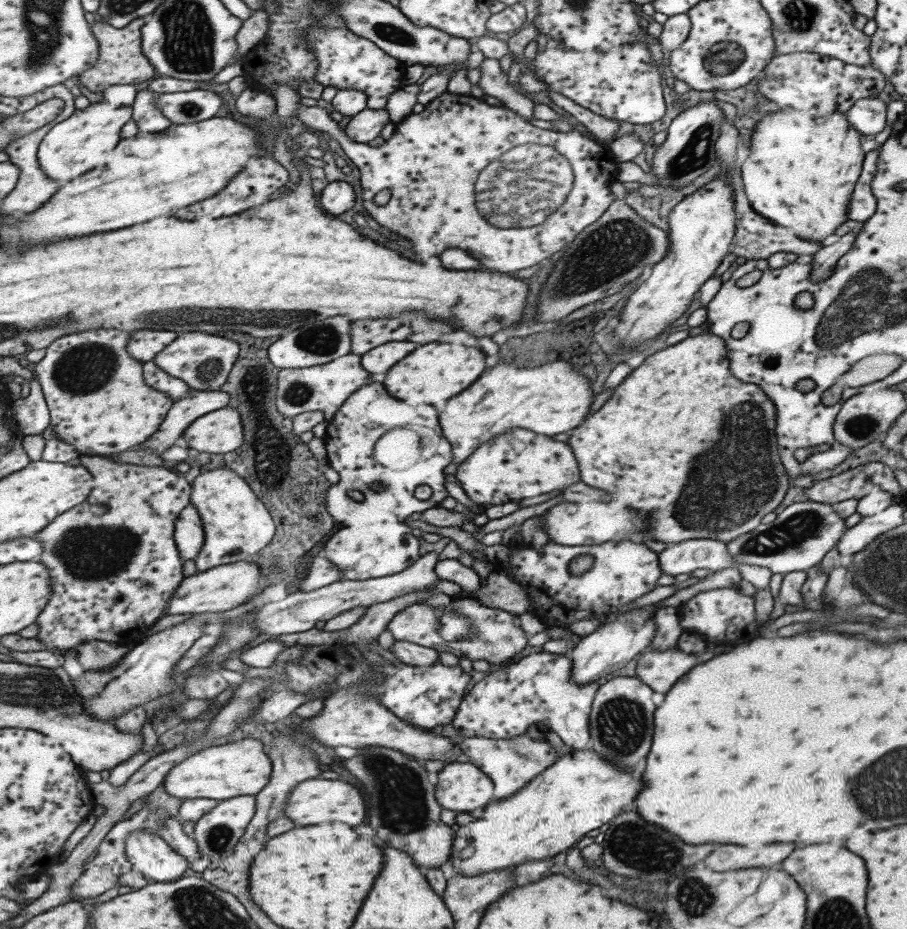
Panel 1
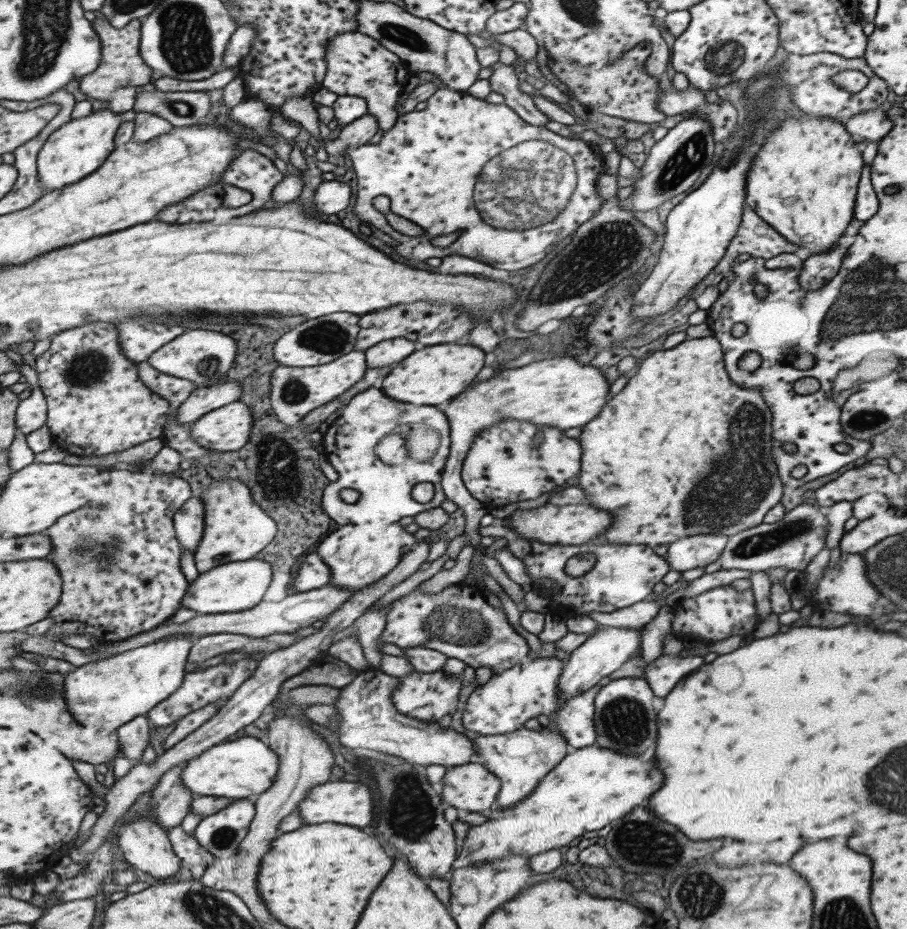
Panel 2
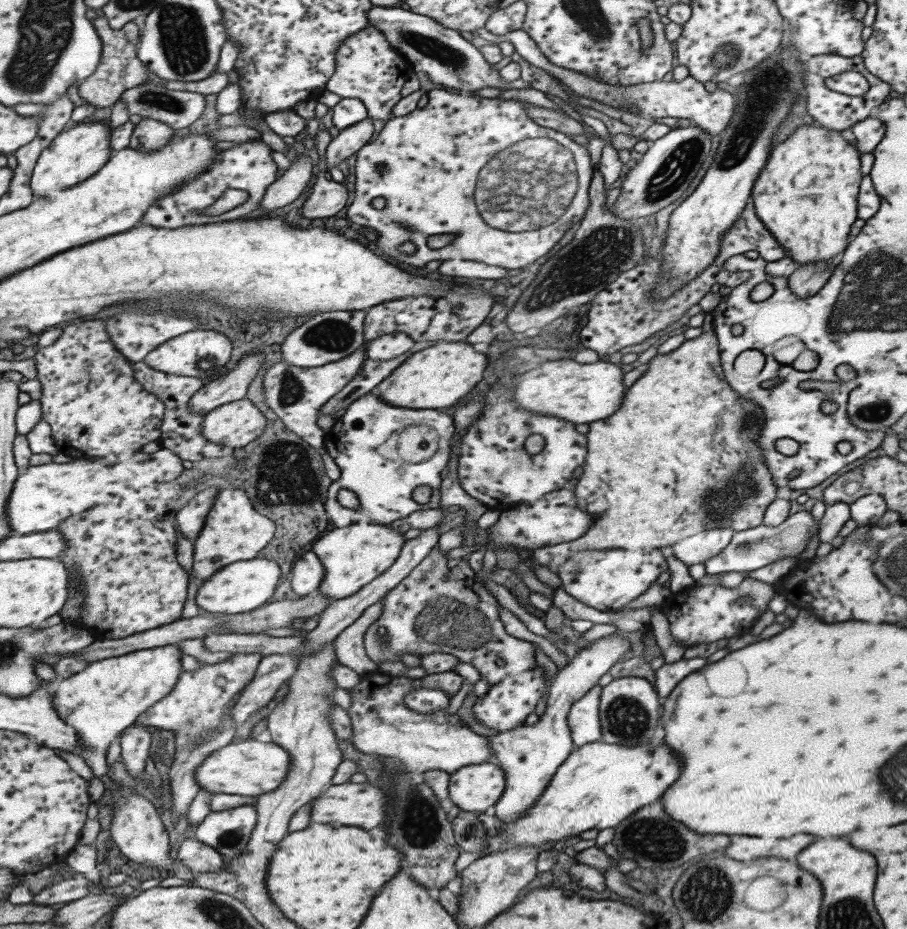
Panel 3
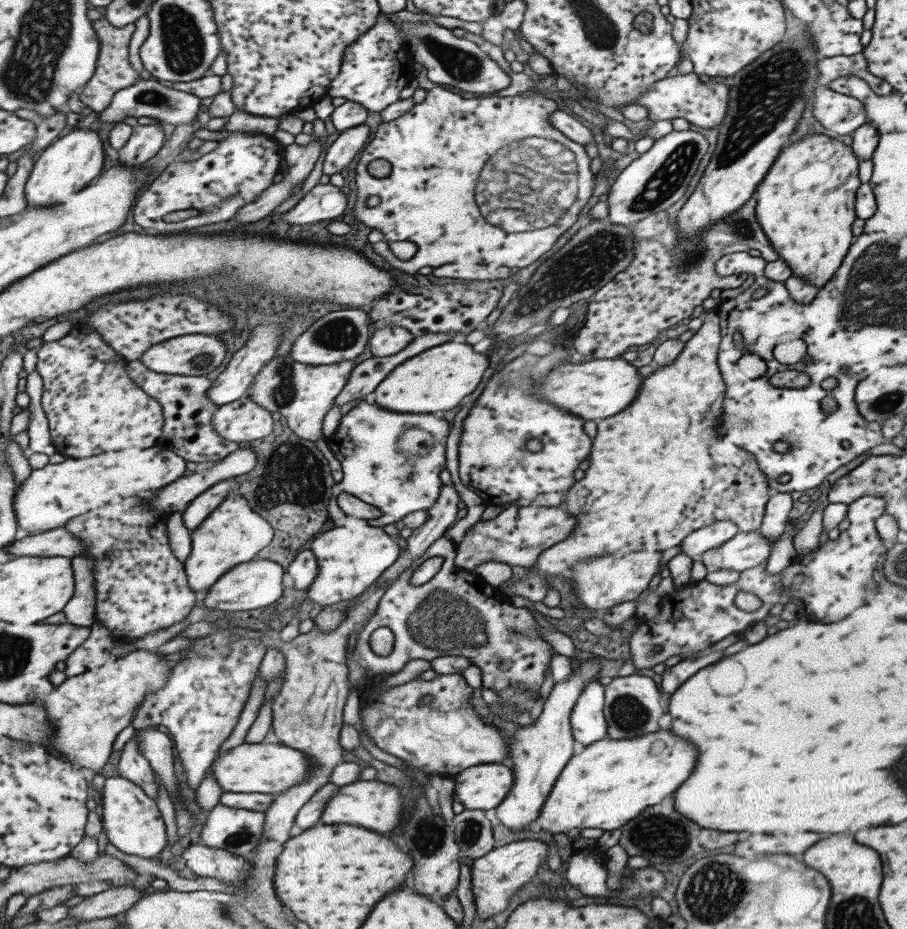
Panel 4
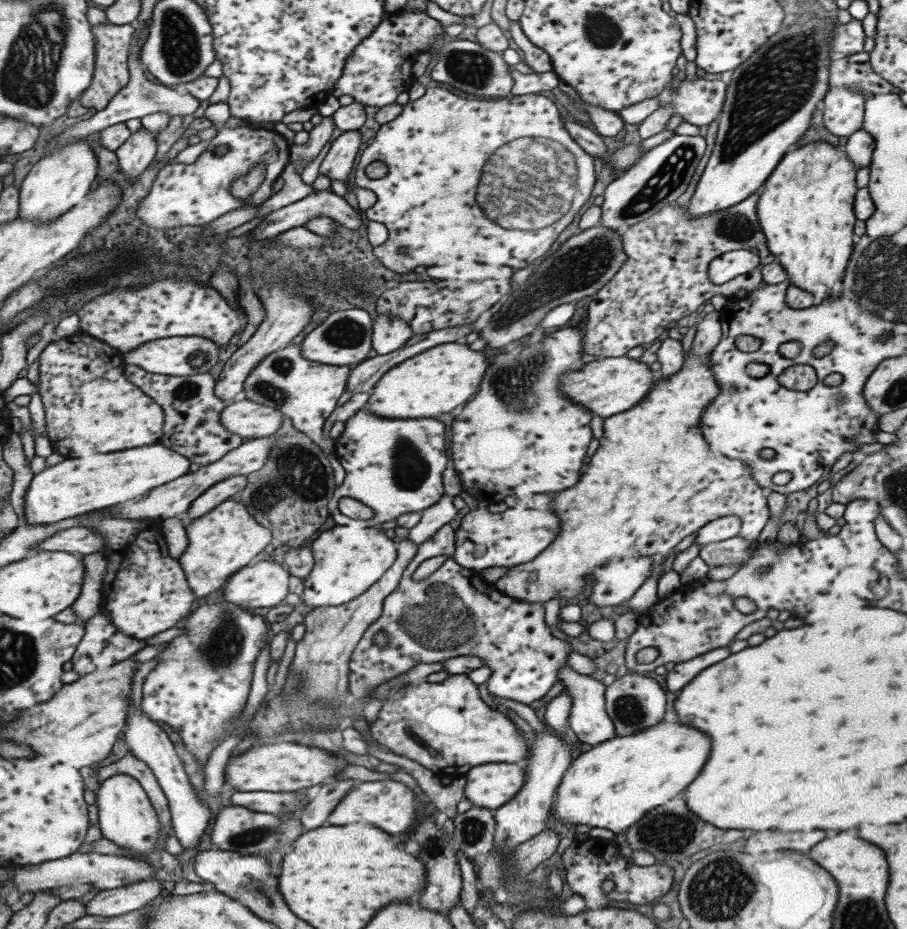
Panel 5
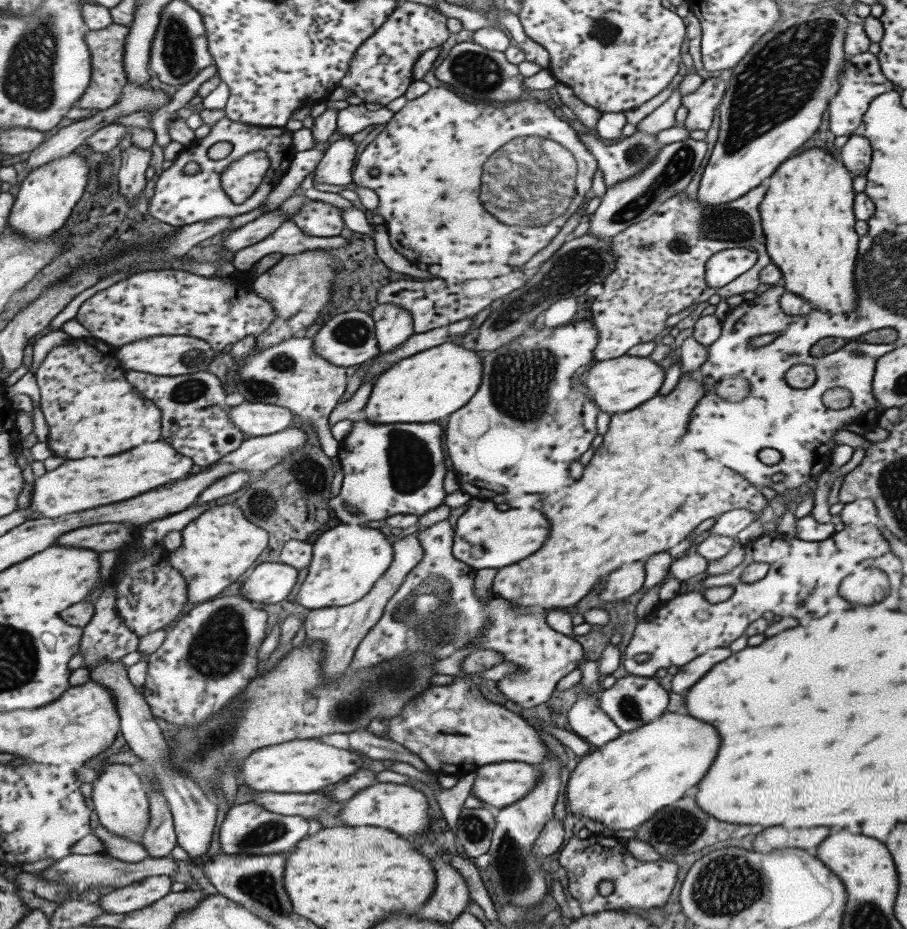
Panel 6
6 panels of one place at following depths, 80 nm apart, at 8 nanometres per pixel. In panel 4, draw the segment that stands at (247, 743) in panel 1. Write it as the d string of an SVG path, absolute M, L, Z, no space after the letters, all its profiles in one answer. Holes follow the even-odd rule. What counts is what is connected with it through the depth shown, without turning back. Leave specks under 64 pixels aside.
M243 742L217 755L208 767L222 792L260 792L261 794L280 793L292 787L306 777L309 769L310 762L302 752L279 742L275 744Z

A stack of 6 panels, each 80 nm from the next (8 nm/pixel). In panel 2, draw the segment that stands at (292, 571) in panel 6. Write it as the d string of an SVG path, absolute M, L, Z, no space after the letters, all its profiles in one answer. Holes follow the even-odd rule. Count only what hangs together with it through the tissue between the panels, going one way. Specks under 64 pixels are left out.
M249 559L214 566L199 574L185 590L180 607L195 611L196 614L220 614L249 610L262 601L271 582L271 565L259 560Z

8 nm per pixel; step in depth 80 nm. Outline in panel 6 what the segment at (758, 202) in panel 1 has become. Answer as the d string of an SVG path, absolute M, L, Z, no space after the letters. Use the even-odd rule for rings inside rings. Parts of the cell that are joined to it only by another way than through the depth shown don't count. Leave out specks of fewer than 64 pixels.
M819 147L809 148L787 158L768 179L767 190L758 206L766 253L781 273L784 290L803 297L813 309L843 314L853 308L853 265L859 236L854 231L856 218L851 212L854 191L852 177L838 156Z

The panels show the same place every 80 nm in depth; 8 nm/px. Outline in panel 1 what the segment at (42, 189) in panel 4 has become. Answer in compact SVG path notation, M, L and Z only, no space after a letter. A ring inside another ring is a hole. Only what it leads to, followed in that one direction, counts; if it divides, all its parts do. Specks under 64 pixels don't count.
M107 102L89 104L85 110L74 110L69 118L65 118L65 120L60 119L59 124L55 124L55 126L45 134L41 143L38 144L36 158L39 170L52 181L59 184L59 186L88 173L93 170L93 168L103 164L109 152L114 149L114 146L120 140L119 131L121 131L123 125L131 119L131 116L132 110L129 106L111 106L111 104L107 104Z

